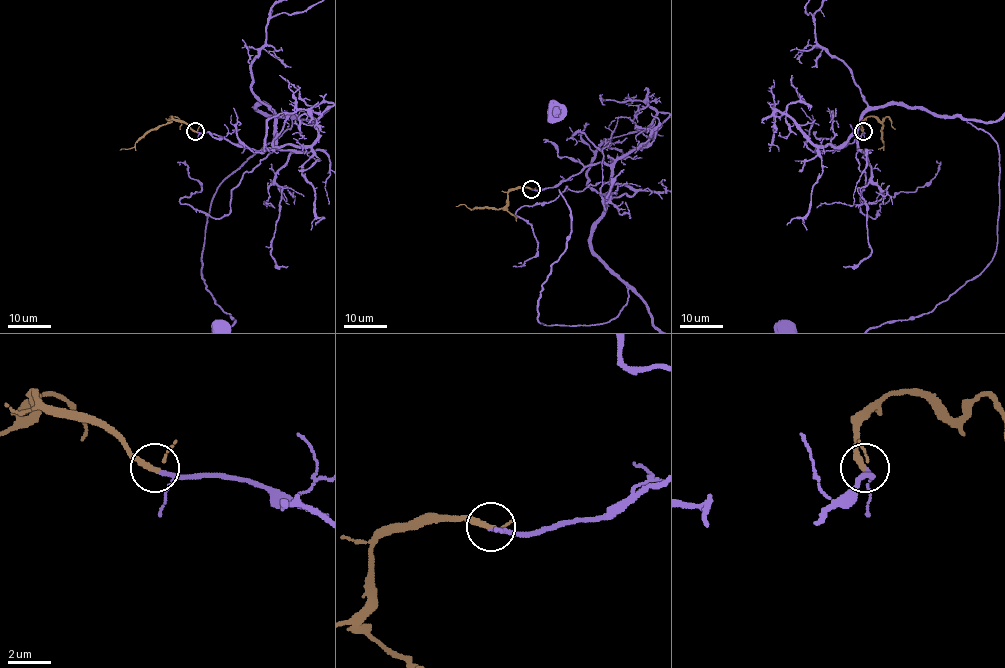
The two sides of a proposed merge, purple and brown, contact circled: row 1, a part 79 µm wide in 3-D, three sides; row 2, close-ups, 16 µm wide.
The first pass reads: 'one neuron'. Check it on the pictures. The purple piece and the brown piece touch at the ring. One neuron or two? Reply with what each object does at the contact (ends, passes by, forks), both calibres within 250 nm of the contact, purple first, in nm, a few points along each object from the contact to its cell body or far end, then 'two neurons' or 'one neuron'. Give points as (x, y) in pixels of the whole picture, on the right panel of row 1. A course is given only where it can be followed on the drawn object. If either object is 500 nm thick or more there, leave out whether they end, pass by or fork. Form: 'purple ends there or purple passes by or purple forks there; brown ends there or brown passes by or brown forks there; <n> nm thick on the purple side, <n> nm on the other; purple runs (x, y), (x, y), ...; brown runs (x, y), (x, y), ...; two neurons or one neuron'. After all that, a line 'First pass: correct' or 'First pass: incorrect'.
purple passes by; brown passes by; 140 nm thick on the purple side, 190 nm on the other; purple runs (863, 131), (837, 149), (892, 104), (985, 130), (994, 256); brown runs (863, 131), (862, 122), (867, 116), (874, 116), (883, 125), (884, 145), (880, 150); one neuron
First pass: correct

